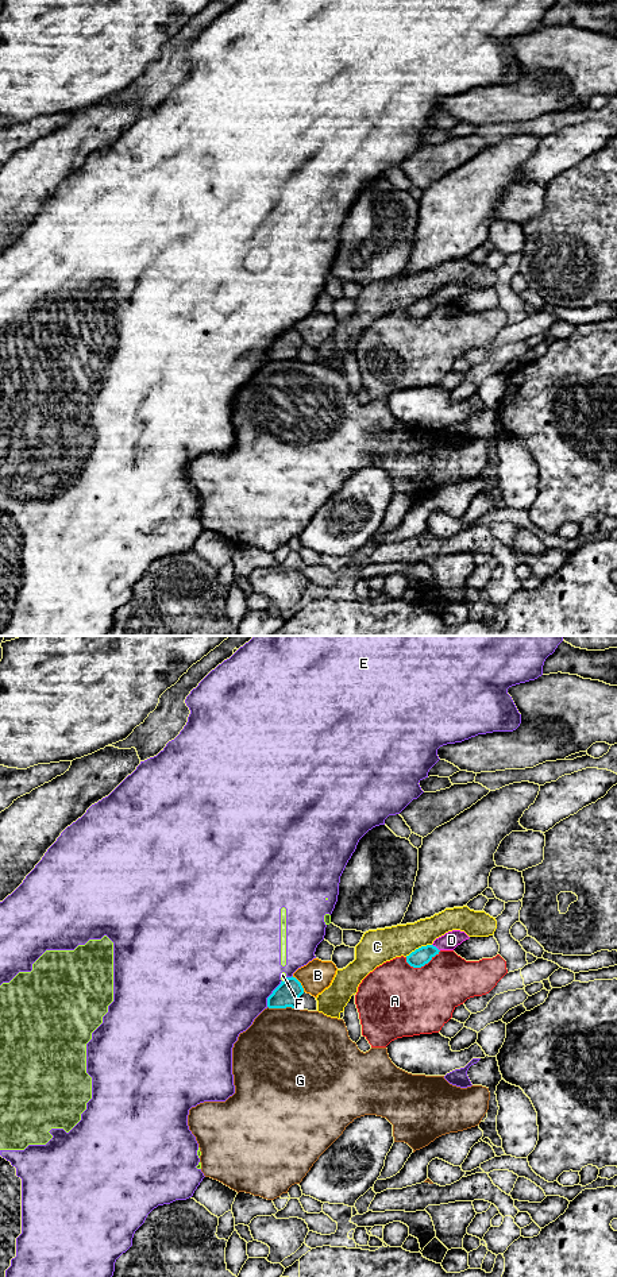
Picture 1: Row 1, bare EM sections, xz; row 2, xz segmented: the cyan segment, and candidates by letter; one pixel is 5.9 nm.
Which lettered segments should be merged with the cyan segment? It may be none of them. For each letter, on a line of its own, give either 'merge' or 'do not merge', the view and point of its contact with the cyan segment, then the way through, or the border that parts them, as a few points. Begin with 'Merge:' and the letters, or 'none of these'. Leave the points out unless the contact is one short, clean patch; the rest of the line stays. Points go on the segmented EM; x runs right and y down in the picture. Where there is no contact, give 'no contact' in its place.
Merge: D
A: do not merge; contact xz (423, 965)
B: do not merge; contact xz (300, 983)
C: do not merge; contact xz (419, 948)
D: merge; contact xz (436, 948); way xz (421, 956), (436, 948), (451, 940)
E: do not merge; contact xz (272, 994)
F: do not merge; contact xz (284, 980); border xz (286, 977), (282, 982)
G: do not merge; contact xz (282, 1007)

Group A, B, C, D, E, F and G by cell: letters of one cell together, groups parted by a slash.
A / B / C / D / E F / G

